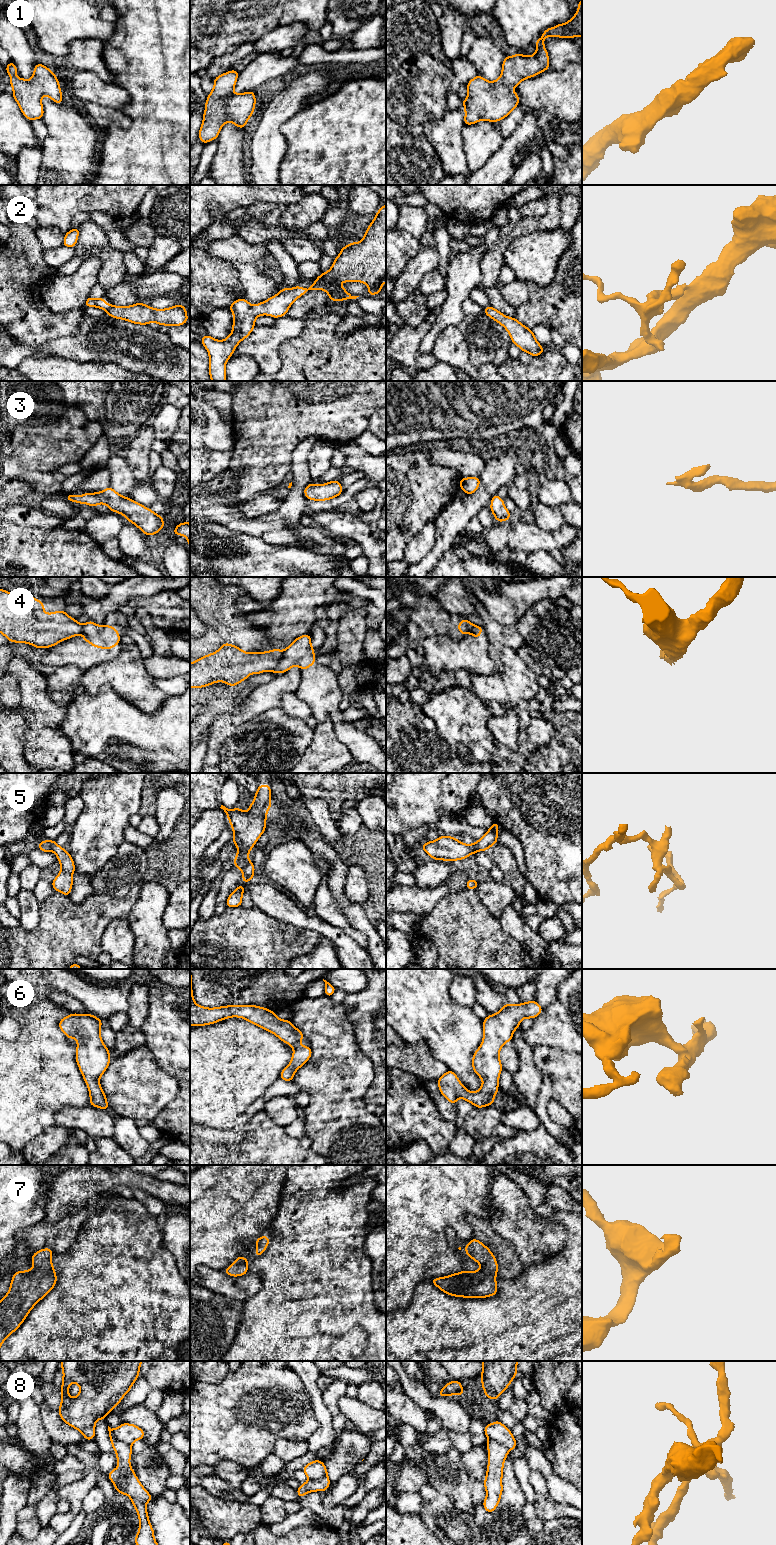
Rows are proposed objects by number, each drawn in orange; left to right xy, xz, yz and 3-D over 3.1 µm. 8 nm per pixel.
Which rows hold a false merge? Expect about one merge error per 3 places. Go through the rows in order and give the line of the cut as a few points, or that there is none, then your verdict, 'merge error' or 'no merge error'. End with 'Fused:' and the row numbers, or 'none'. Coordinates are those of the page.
1: no cut | no merge error
2: xy (112, 305), (107, 311) | merge error
3: no cut | no merge error
4: xz (283, 651), (278, 664), (270, 670) | merge error
5: xy (49, 841), (52, 850) | merge error
6: no cut | no merge error
7: no cut | no merge error
8: xy (111, 1429), (111, 1434), (115, 1438), (130, 1446) | merge error
Fused: 2, 4, 5, 8

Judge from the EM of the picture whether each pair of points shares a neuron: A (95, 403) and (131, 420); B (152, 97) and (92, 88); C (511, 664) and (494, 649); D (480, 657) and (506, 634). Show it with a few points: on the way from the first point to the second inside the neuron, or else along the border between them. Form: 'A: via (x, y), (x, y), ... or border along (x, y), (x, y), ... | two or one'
A: via (104, 404), (116, 405), (122, 411) | one
B: border along (113, 81), (130, 96), (120, 109) | two
C: border along (515, 651), (504, 647), (499, 654) | two
D: border along (483, 628), (487, 637), (488, 653), (492, 659) | two

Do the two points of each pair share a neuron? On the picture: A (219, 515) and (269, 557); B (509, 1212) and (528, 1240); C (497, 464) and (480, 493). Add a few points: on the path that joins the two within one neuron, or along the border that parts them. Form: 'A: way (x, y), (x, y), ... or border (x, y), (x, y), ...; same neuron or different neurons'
A: border (218, 524), (232, 531), (244, 532), (263, 539); different neurons
B: way (514, 1219), (528, 1233); same neuron
C: way (497, 471), (487, 486); same neuron

